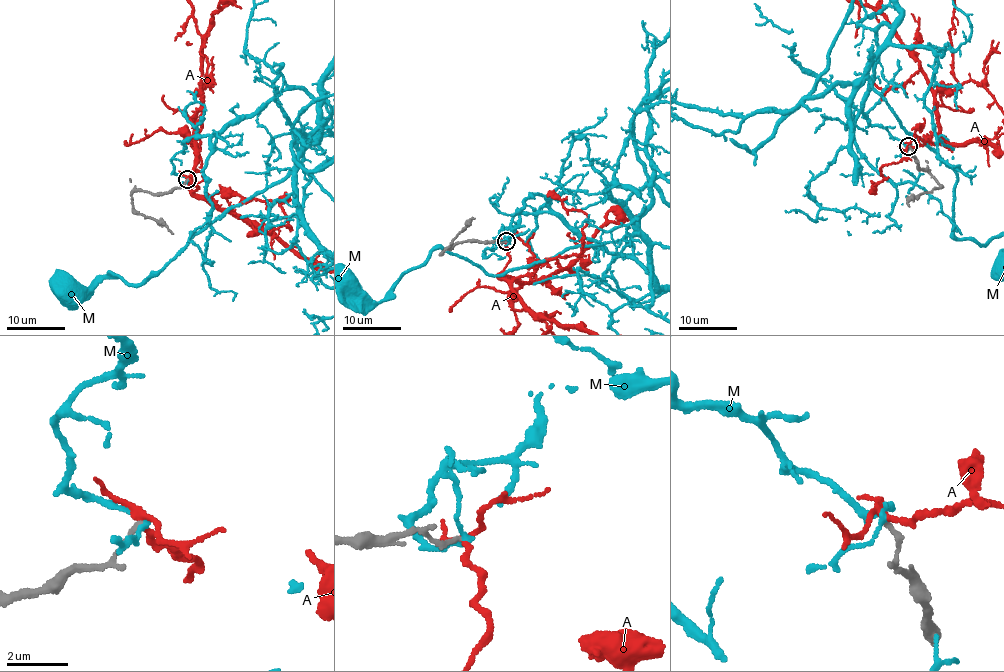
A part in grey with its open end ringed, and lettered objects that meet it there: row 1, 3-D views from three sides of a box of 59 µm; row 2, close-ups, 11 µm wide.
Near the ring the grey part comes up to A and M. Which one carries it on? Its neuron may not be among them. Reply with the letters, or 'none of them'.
none of them

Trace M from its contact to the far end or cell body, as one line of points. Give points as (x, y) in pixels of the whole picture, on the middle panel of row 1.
M: (506, 241), (522, 214), (553, 211), (651, 275), (632, 233), (493, 276), (436, 249), (378, 302), (347, 283)

